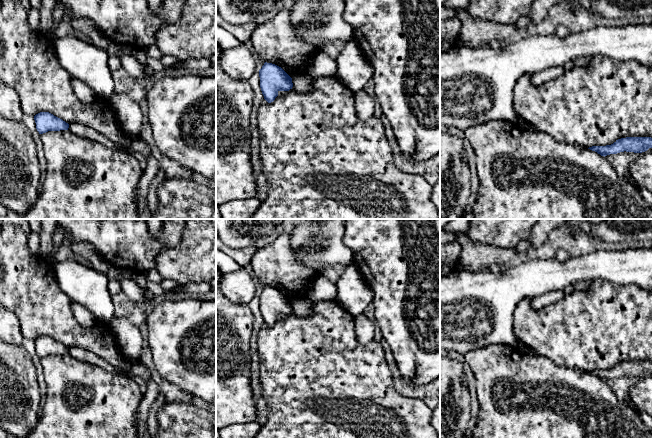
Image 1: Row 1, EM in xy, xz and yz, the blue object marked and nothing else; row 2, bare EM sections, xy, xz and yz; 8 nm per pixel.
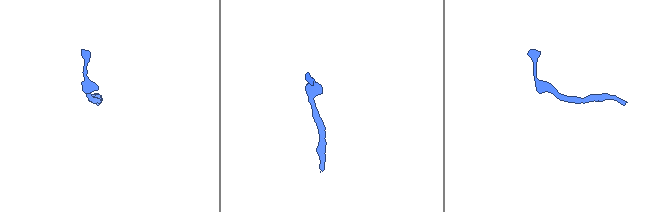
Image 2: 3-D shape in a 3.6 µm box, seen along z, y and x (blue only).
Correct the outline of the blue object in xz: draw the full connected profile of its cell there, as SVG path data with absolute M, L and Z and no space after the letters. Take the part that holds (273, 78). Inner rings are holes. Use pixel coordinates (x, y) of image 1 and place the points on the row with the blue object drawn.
M265 62L259 70L260 88L264 99L271 103L279 91L289 91L293 87L292 78L279 66Z

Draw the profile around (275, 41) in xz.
M286 9L257 26L249 44L262 60L281 67L291 78L307 75L309 65L319 53L311 43L297 37Z

